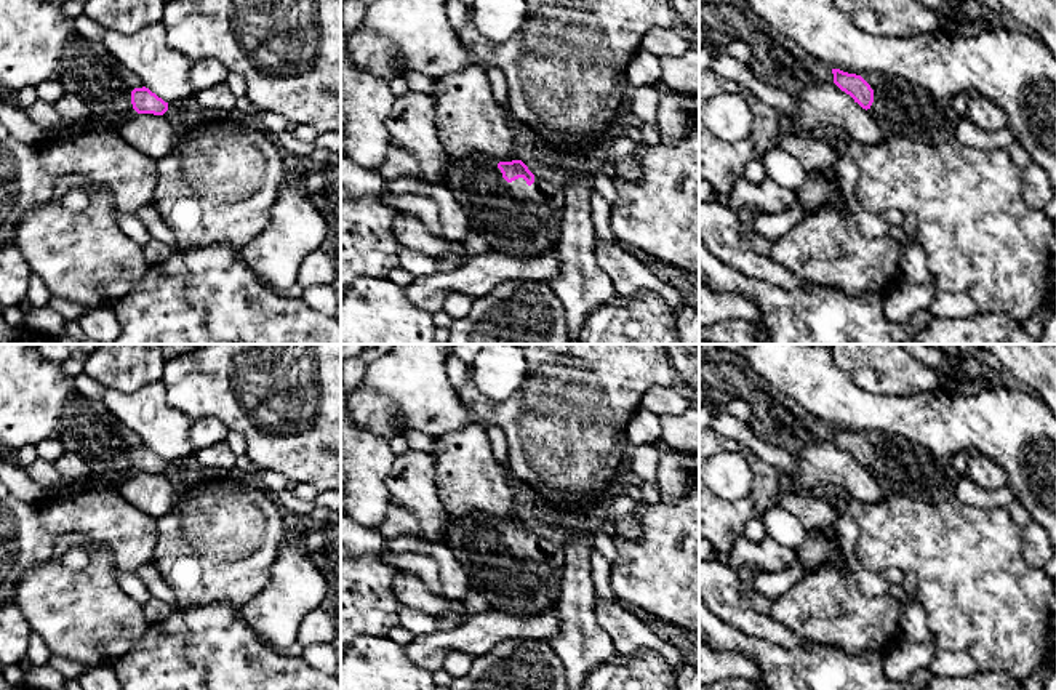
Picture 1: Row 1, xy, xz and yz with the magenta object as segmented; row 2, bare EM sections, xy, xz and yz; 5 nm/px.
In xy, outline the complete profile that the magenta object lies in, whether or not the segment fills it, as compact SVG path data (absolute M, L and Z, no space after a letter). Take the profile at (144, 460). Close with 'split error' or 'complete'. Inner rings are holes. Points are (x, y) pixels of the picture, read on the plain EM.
M75 394L62 413L59 440L66 453L78 453L91 472L125 480L139 472L163 474L168 461L125 427L101 400Z; split error

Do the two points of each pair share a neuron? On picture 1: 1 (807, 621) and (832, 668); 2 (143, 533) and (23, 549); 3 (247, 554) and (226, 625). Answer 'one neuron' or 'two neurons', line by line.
1: two neurons
2: one neuron
3: two neurons

